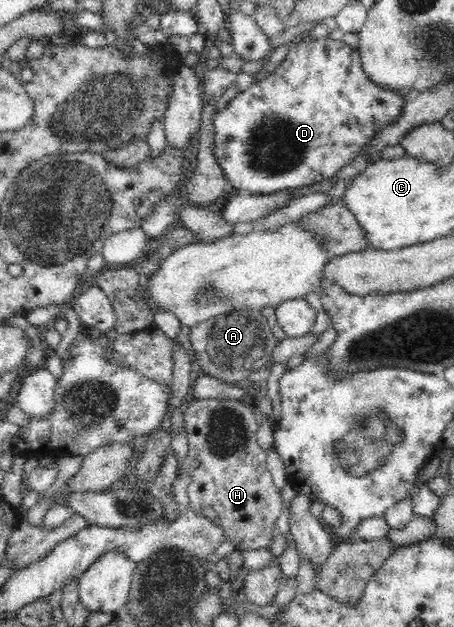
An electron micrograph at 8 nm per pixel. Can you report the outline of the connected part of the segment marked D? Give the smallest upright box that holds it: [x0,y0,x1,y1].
[213,37,410,194]

